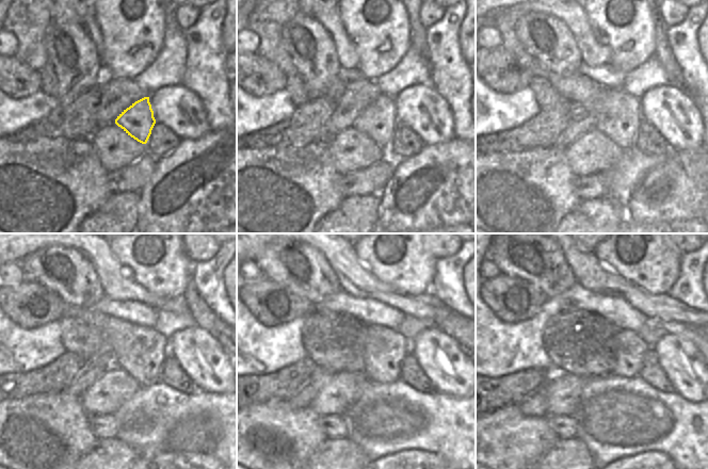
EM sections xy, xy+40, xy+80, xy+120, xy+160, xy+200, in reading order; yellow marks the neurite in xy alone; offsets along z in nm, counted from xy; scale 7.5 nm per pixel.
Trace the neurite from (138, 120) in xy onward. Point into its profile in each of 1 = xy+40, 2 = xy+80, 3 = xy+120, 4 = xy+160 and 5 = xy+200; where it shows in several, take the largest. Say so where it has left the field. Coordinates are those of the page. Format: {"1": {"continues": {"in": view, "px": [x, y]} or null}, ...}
{"1": {"continues": {"in": "xy+40", "px": [379, 120]}}, "2": {"continues": {"in": "xy+80", "px": [616, 113]}}, "3": {"continues": {"in": "xy+120", "px": [140, 351]}}, "4": {"continues": {"in": "xy+160", "px": [384, 349]}}, "5": {"continues": {"in": "xy+200", "px": [628, 349]}}}

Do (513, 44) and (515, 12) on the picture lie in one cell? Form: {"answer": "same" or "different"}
{"answer": "same"}

